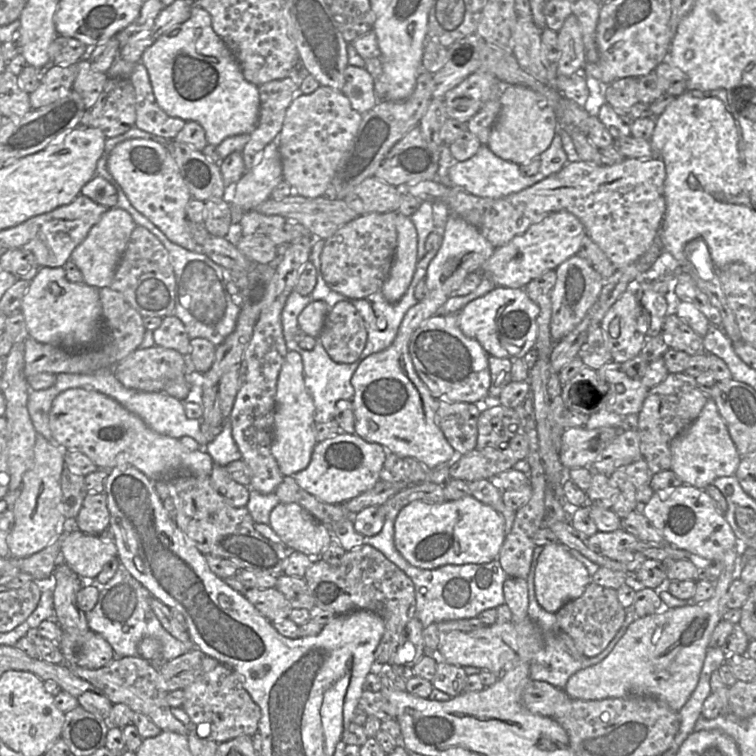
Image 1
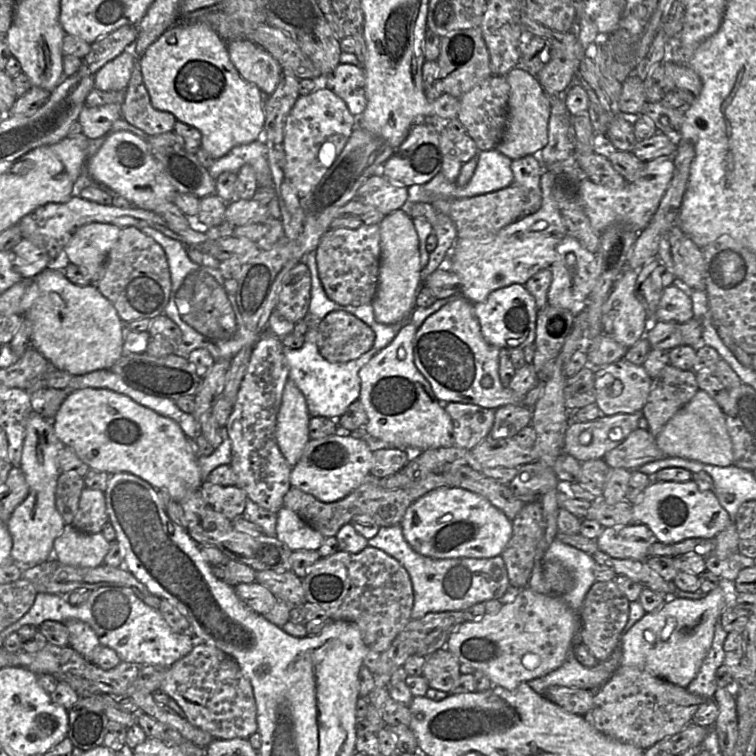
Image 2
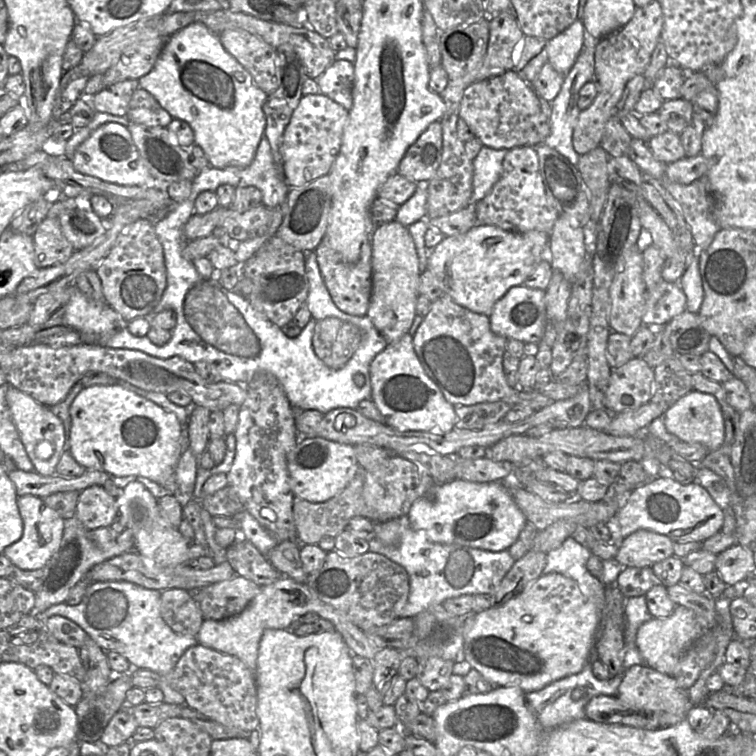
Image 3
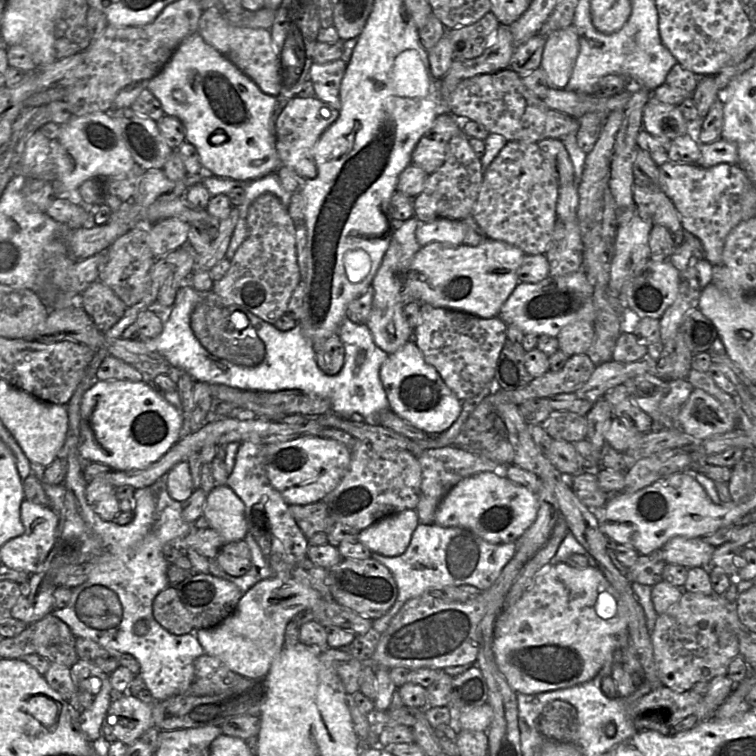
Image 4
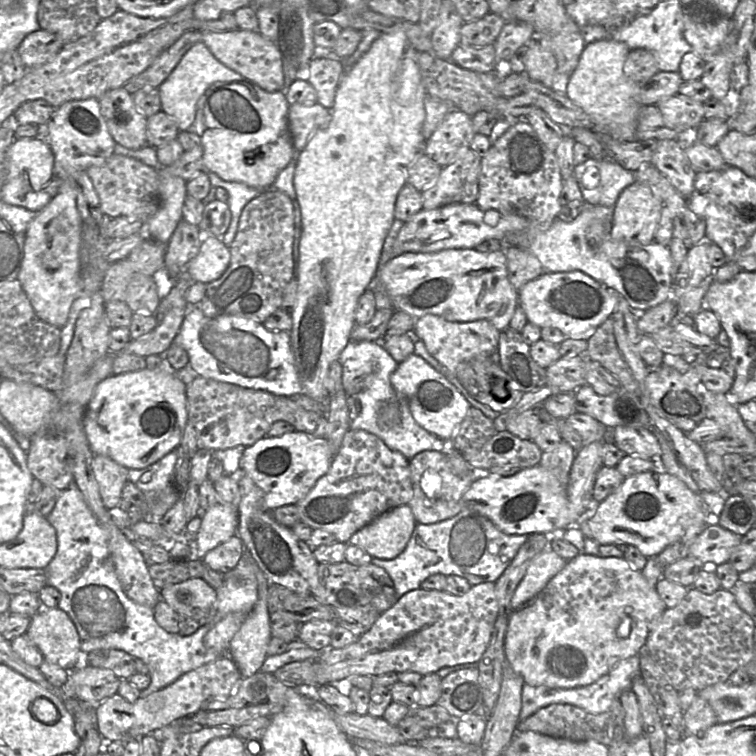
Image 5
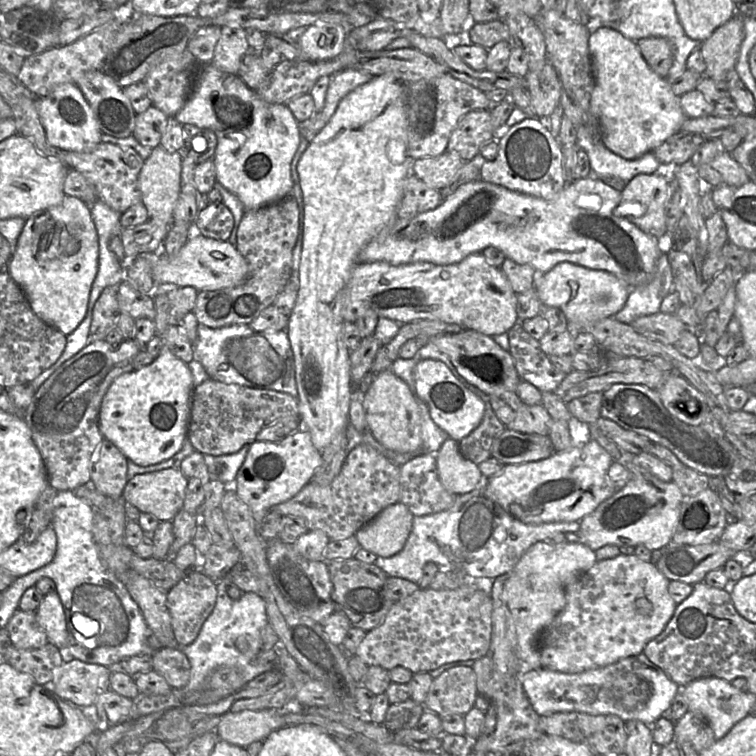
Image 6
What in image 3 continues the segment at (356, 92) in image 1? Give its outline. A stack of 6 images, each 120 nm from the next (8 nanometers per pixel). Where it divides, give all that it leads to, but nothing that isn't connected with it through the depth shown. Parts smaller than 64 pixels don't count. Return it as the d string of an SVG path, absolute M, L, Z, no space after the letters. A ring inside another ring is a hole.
M341 59L335 61L316 80L320 93L349 111L353 105L352 88L354 63Z

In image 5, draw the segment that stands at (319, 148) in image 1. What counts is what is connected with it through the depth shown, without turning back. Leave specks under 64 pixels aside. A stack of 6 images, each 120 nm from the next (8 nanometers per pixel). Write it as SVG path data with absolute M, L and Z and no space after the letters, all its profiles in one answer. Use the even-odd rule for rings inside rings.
M318 102L312 105L292 104L288 109L288 127L293 147L300 152L310 137L318 130L325 128L330 119L331 110Z

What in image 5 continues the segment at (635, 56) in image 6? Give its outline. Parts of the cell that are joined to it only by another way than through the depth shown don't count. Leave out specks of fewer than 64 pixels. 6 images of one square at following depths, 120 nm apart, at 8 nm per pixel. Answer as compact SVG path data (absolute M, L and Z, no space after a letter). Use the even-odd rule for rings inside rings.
M598 40L587 44L566 89L568 98L597 122L596 128L590 130L608 133L614 139L633 137L641 108L641 85L624 73L624 63L629 53L626 43L615 40Z

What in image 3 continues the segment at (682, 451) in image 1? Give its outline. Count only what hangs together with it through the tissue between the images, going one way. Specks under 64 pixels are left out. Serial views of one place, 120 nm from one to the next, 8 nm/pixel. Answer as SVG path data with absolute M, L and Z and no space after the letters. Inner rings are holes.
M692 390L678 399L662 417L666 430L682 442L701 444L708 452L717 450L723 444L724 419L719 404L711 394Z

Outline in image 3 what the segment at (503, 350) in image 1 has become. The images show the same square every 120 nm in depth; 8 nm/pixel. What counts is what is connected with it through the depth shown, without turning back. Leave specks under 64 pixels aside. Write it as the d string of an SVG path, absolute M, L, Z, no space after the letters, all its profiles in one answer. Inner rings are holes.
M512 287L494 304L489 320L491 330L507 340L539 344L545 328L545 291Z

